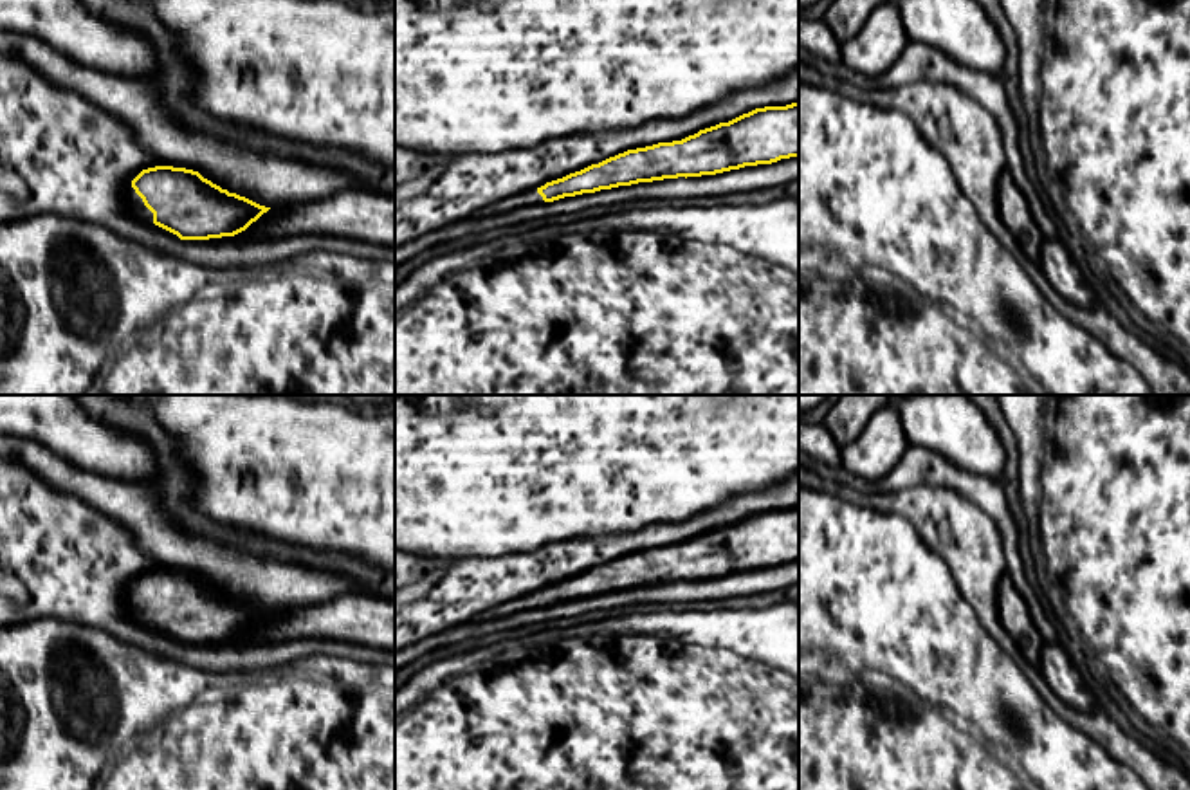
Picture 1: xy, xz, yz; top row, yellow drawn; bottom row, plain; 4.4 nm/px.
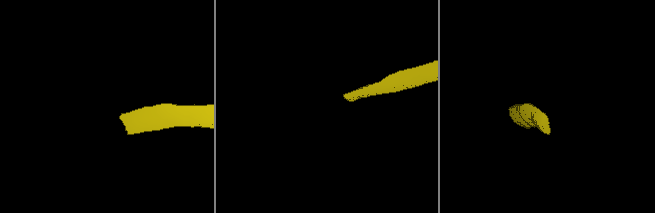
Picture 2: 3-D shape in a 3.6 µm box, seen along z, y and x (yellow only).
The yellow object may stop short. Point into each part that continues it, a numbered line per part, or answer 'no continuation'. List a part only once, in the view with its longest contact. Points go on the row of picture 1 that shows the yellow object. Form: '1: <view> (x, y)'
1: xy (141, 211)

